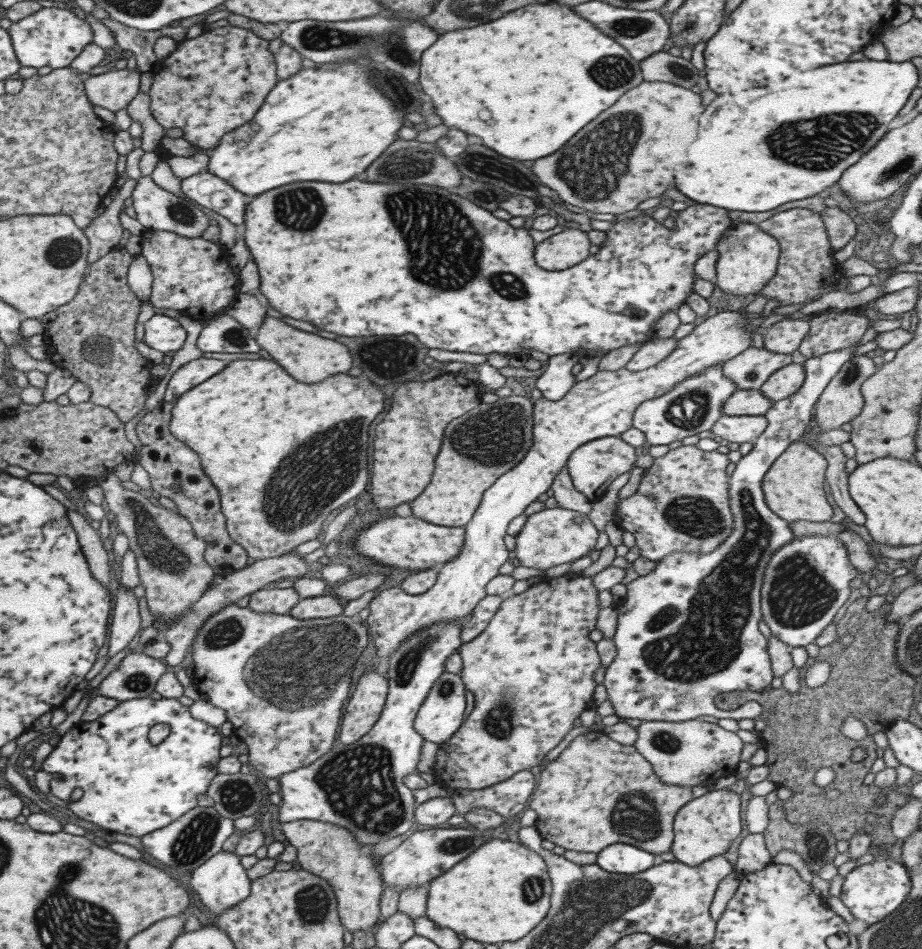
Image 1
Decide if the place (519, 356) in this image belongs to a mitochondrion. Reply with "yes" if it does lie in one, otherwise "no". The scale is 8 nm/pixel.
no

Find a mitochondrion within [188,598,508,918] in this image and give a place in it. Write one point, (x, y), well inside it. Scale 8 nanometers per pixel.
(290, 670)

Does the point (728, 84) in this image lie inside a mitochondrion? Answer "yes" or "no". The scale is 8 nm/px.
no

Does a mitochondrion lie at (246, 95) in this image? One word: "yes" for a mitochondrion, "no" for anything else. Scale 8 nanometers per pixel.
yes

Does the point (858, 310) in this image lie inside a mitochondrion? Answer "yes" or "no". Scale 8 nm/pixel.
no

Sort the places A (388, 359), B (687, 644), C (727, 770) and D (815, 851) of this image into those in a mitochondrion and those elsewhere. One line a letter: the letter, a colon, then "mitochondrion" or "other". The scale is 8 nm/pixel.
A: mitochondrion
B: mitochondrion
C: other
D: mitochondrion

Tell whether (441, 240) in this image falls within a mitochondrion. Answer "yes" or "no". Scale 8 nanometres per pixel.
yes

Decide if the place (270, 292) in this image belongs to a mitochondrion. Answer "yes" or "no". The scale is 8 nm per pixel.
no

